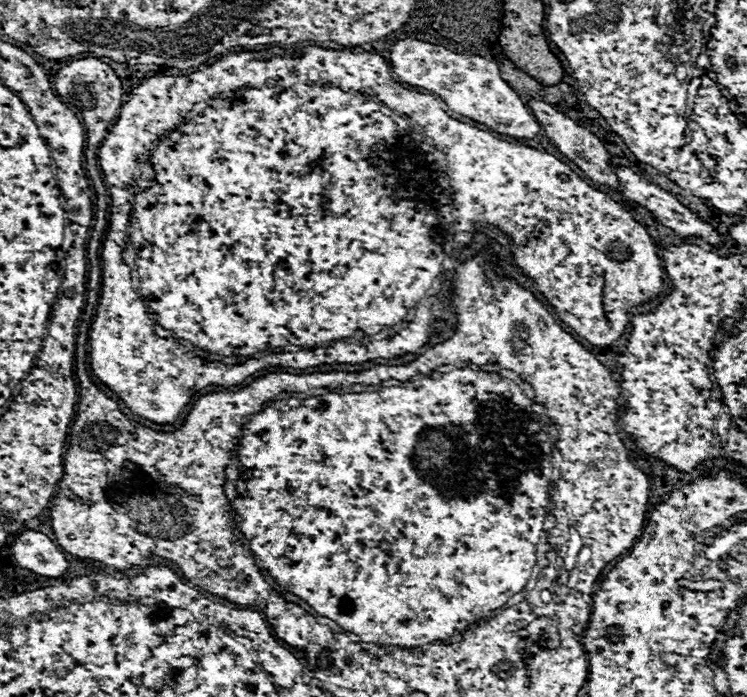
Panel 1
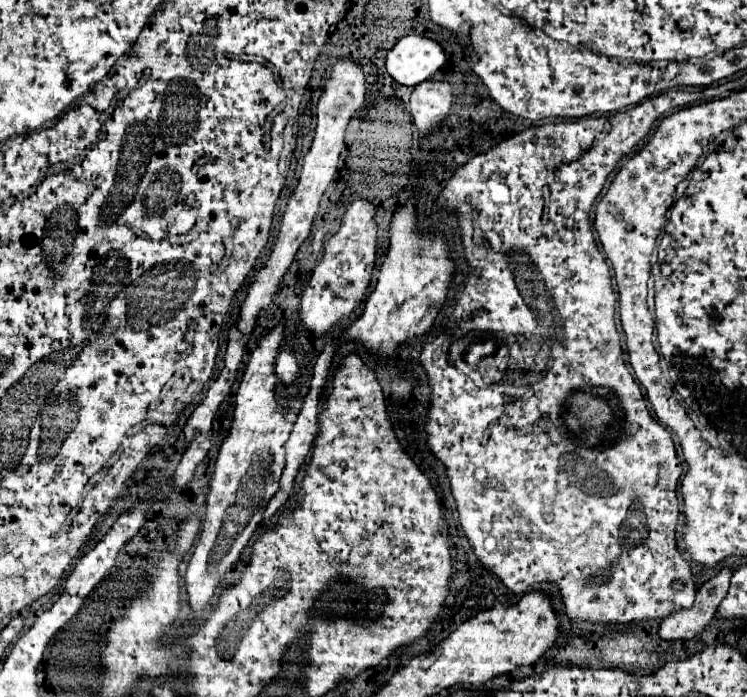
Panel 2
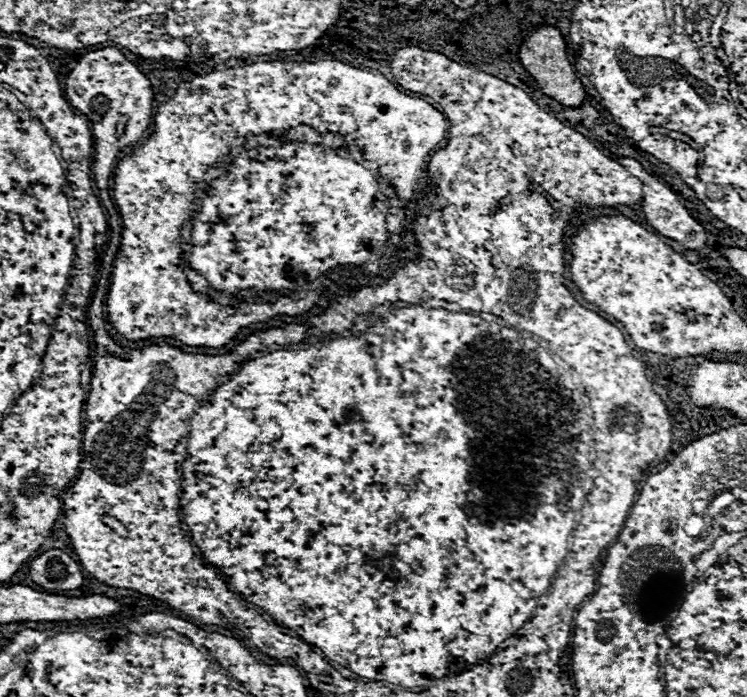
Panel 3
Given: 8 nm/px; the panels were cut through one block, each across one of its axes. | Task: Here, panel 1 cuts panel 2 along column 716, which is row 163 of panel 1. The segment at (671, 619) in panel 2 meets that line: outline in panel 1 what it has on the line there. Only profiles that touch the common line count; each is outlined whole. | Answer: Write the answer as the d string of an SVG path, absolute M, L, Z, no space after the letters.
M528 98L528 108L532 110L534 118L540 122L540 128L546 132L546 136L552 140L552 144L558 146L558 150L572 160L588 178L592 178L596 184L606 184L610 188L618 186L616 174L610 170L610 156L604 150L602 142L586 128L578 126L574 120L570 120L568 116L564 116L562 112L556 112L548 102L542 102L538 98Z

